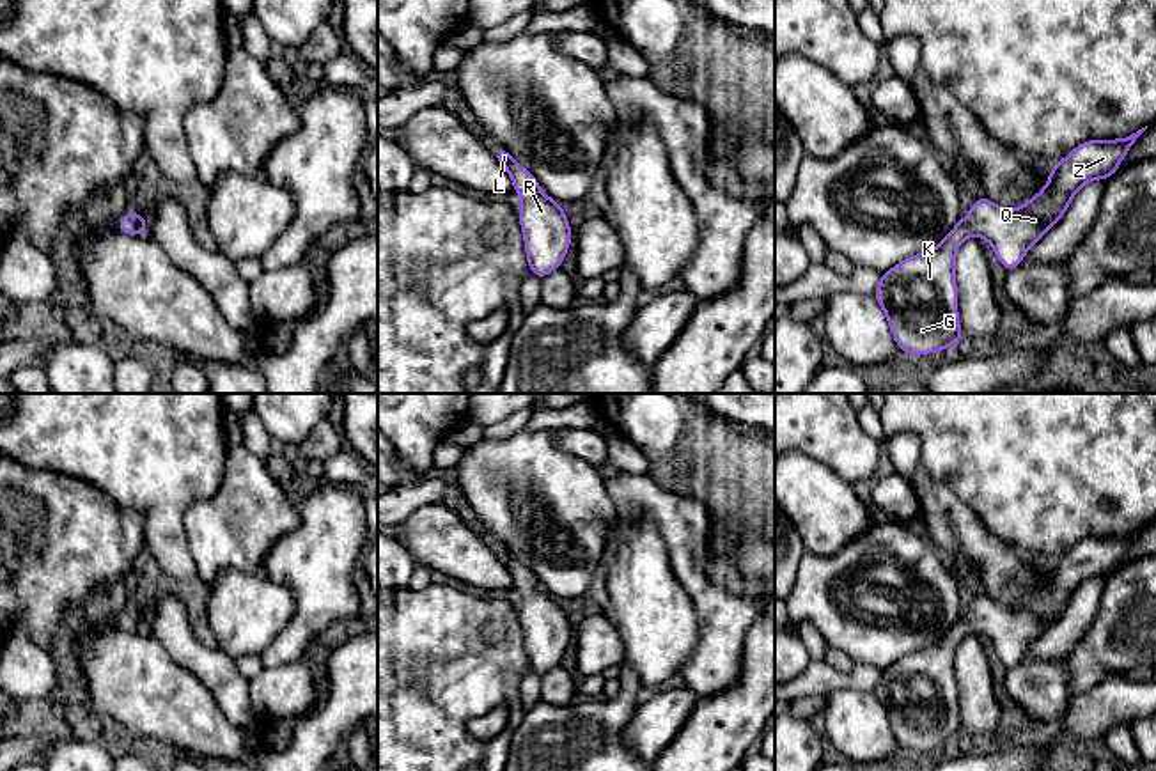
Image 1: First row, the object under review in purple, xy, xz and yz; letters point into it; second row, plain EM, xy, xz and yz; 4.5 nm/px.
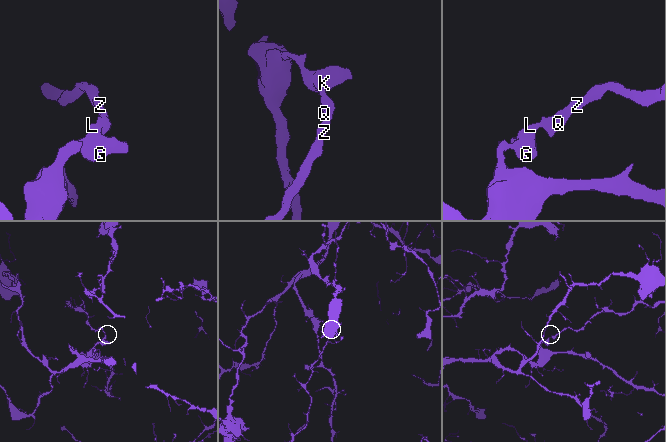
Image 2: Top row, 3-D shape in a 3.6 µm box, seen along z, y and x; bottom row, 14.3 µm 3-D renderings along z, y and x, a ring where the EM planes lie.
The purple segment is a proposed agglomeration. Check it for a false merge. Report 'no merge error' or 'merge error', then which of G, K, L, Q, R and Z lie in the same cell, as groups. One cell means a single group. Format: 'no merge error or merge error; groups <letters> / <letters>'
no merge error; groups G K L Q R Z

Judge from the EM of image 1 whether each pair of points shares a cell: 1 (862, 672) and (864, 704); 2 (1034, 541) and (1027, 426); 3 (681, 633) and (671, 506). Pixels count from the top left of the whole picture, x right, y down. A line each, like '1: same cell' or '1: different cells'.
1: different cells
2: same cell
3: different cells

